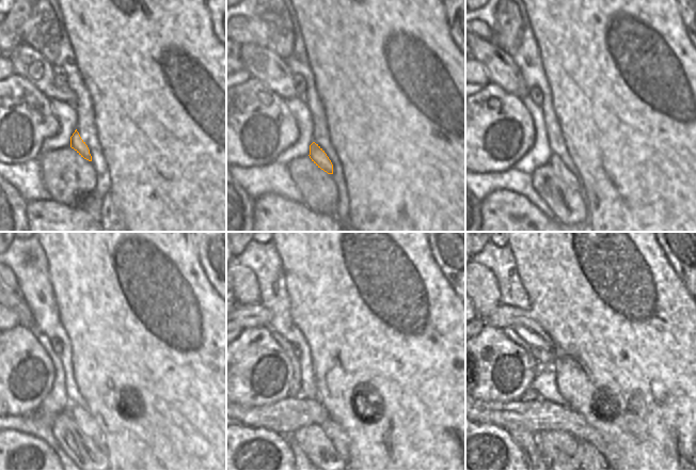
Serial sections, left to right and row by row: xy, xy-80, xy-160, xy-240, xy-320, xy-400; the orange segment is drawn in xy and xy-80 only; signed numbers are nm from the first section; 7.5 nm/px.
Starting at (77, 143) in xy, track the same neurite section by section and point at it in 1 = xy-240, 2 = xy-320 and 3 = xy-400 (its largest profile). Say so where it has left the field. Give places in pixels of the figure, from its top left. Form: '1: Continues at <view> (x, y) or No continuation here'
1: Continues at xy-240 (81, 415)
2: Continues at xy-320 (338, 438)
3: Continues at xy-400 (585, 449).

